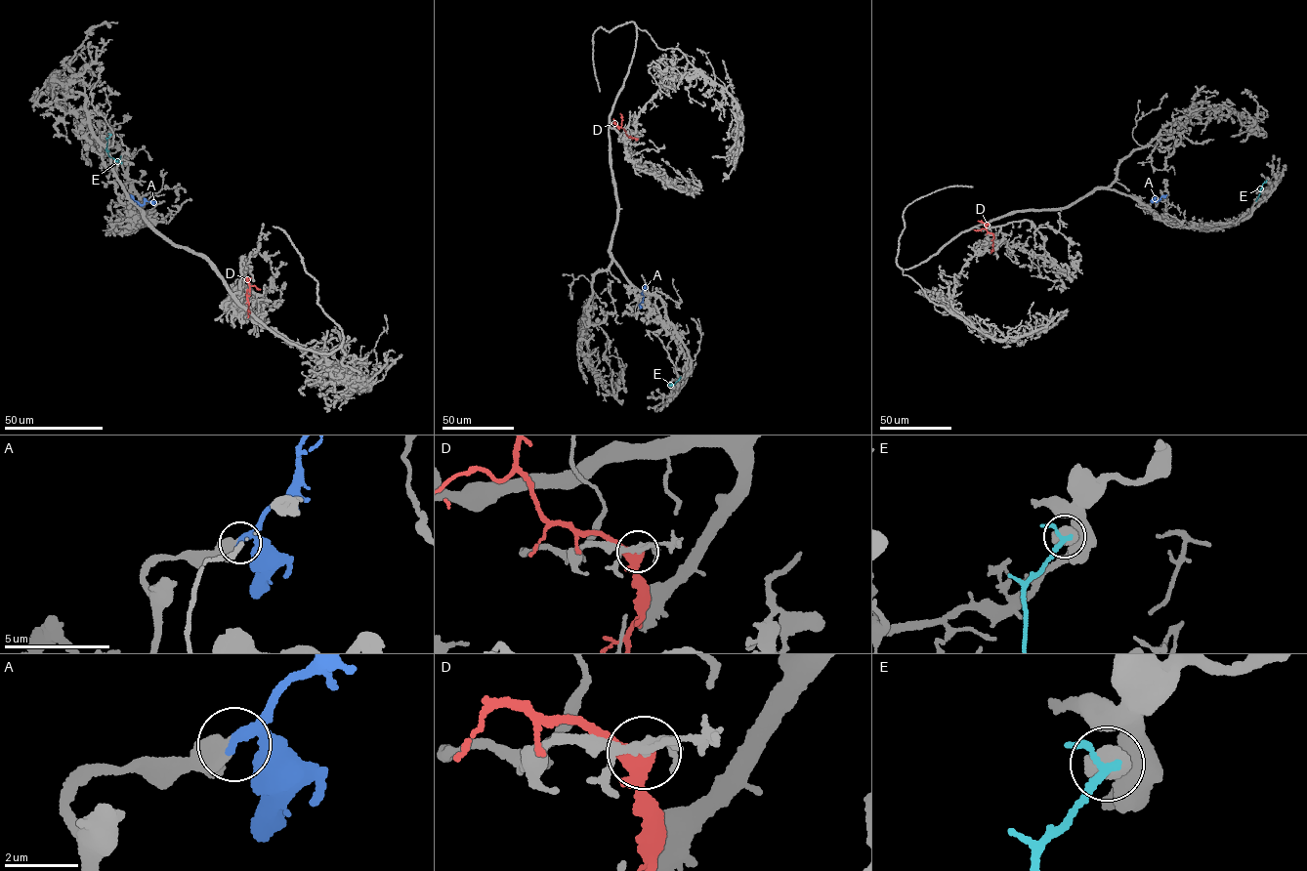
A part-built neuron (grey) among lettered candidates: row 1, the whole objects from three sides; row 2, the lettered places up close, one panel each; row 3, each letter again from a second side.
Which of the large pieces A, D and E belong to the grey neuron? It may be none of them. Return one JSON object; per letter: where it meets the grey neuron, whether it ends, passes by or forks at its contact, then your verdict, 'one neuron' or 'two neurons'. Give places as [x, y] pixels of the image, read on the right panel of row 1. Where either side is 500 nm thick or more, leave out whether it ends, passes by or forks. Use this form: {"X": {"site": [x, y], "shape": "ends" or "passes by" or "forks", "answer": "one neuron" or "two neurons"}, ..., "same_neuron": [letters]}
{"A": {"site": [1161, 195], "answer": "one neuron"}, "D": {"site": [993, 233], "shape": "passes by", "answer": "two neurons"}, "E": {"site": [1266, 181], "answer": "two neurons"}, "same_neuron": ["A"]}

